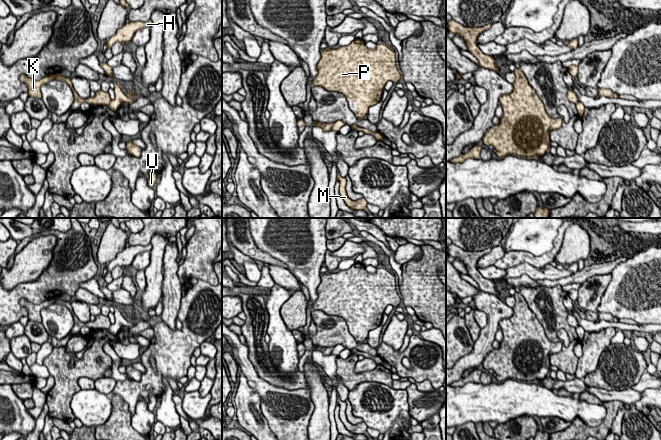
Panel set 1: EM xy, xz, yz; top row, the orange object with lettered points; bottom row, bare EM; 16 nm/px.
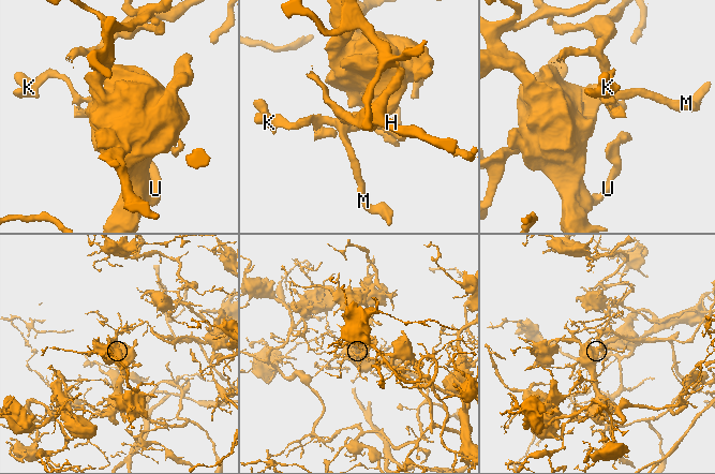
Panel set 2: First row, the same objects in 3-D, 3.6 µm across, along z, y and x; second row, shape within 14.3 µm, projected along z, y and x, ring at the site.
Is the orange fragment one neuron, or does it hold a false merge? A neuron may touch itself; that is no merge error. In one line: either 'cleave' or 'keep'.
keep

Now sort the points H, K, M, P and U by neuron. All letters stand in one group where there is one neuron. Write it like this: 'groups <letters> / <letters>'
groups H K M P U

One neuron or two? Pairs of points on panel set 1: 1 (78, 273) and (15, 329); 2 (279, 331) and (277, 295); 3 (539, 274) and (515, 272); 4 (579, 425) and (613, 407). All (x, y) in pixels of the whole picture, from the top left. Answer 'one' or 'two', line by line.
1: two
2: one
3: one
4: one

